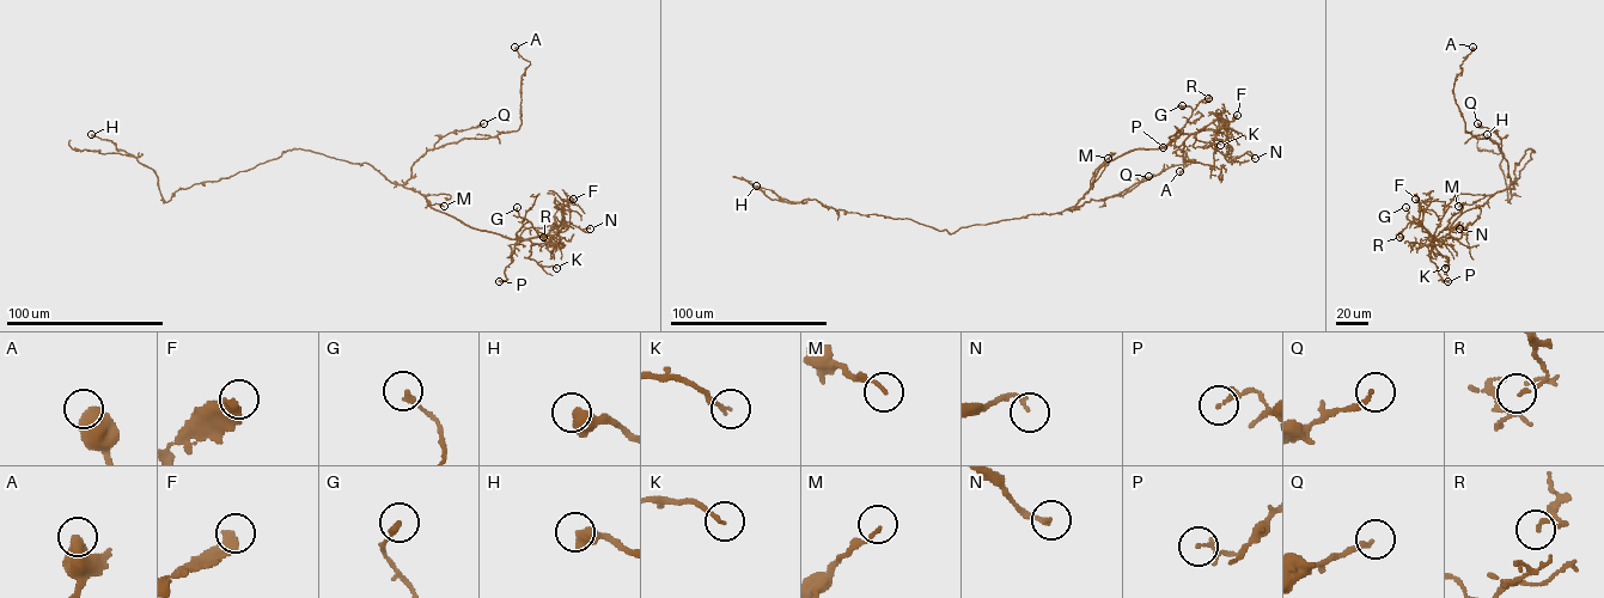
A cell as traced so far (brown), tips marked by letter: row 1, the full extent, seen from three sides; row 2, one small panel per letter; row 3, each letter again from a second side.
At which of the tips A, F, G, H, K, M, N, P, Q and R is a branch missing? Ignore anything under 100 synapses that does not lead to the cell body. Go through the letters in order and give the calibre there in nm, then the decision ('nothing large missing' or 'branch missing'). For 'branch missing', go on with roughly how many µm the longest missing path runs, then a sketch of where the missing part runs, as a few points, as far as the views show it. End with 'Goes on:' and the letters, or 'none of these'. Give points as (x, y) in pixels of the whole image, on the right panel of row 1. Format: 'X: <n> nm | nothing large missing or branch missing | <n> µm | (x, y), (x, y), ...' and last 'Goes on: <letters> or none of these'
A: 600 nm | nothing large missing
F: 480 nm | branch missing | 25 µm | (1415, 199), (1407, 218), (1409, 227)
G: 200 nm | nothing large missing
H: 550 nm | nothing large missing
K: 140 nm | nothing large missing
M: 120 nm | nothing large missing
N: 160 nm | nothing large missing
P: 90 nm | nothing large missing
Q: 180 nm | nothing large missing
R: 130 nm | nothing large missing
Goes on: F

